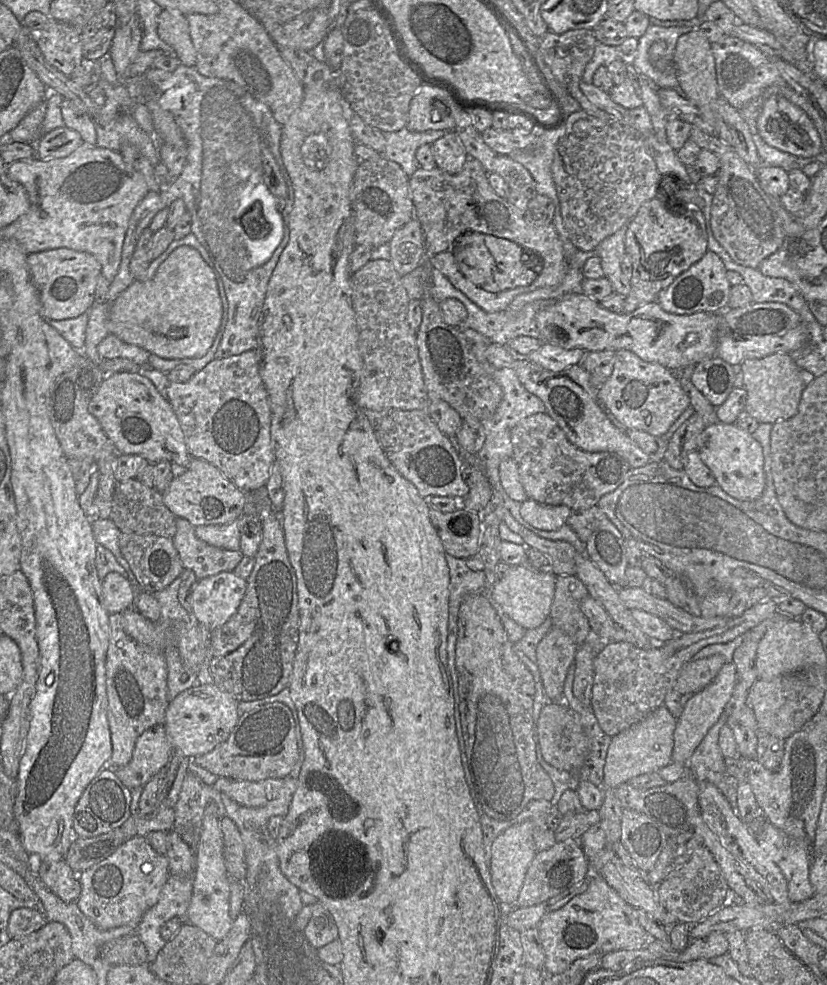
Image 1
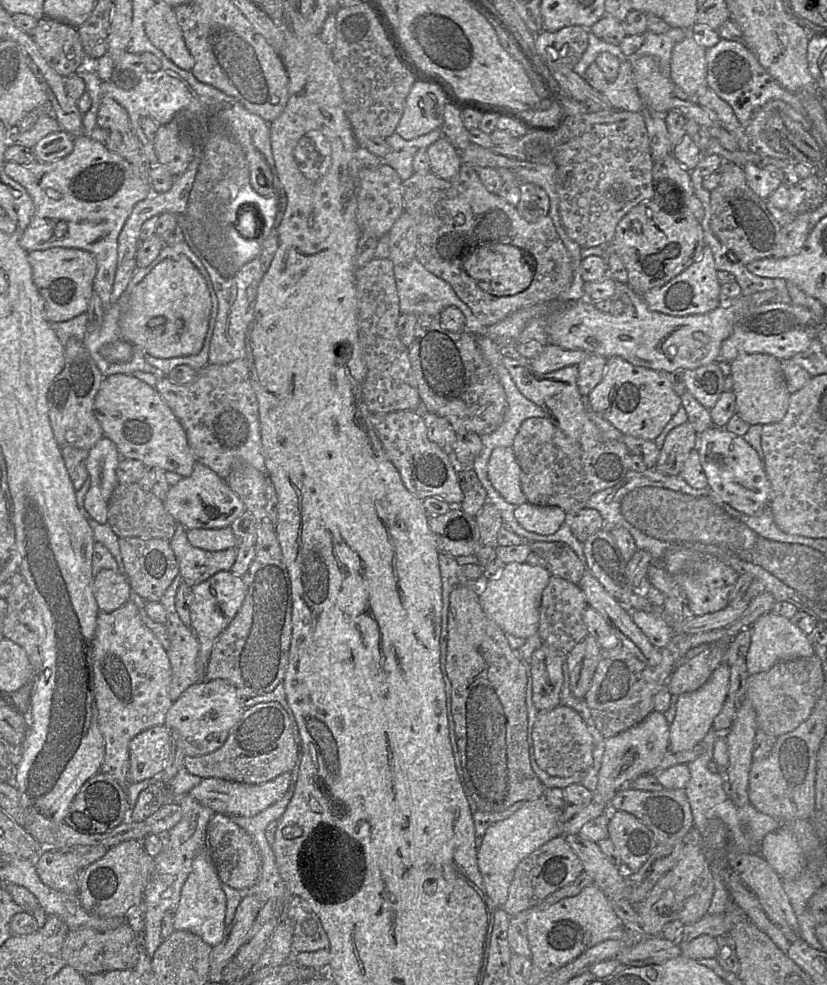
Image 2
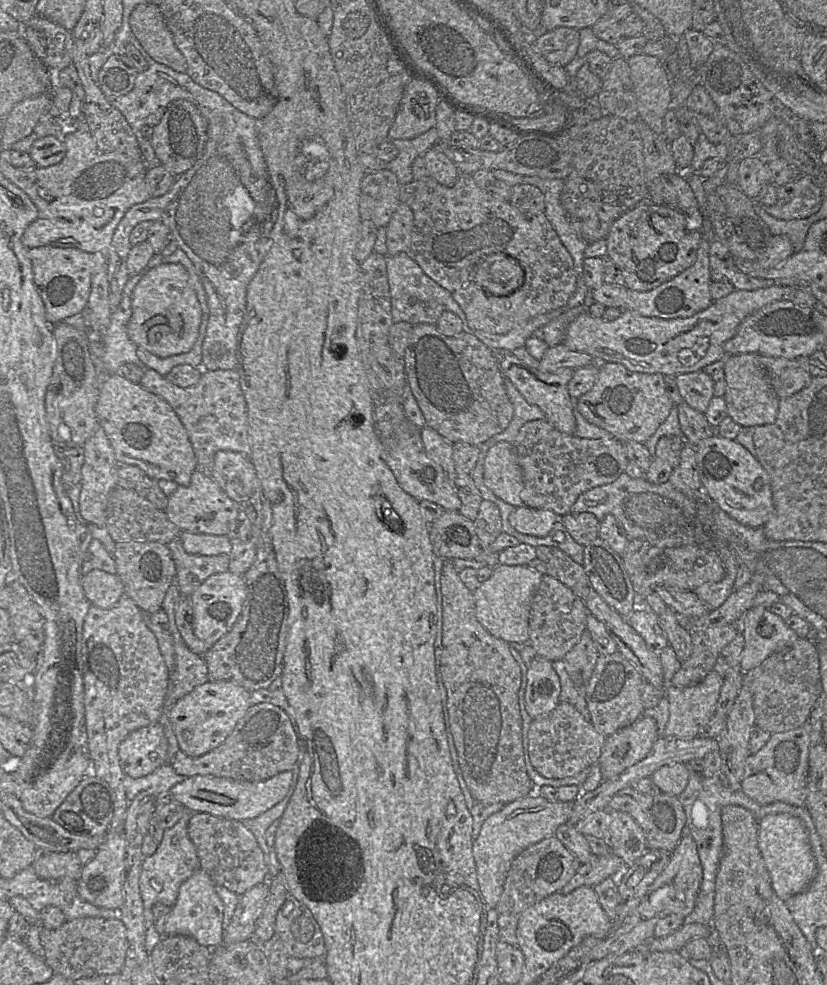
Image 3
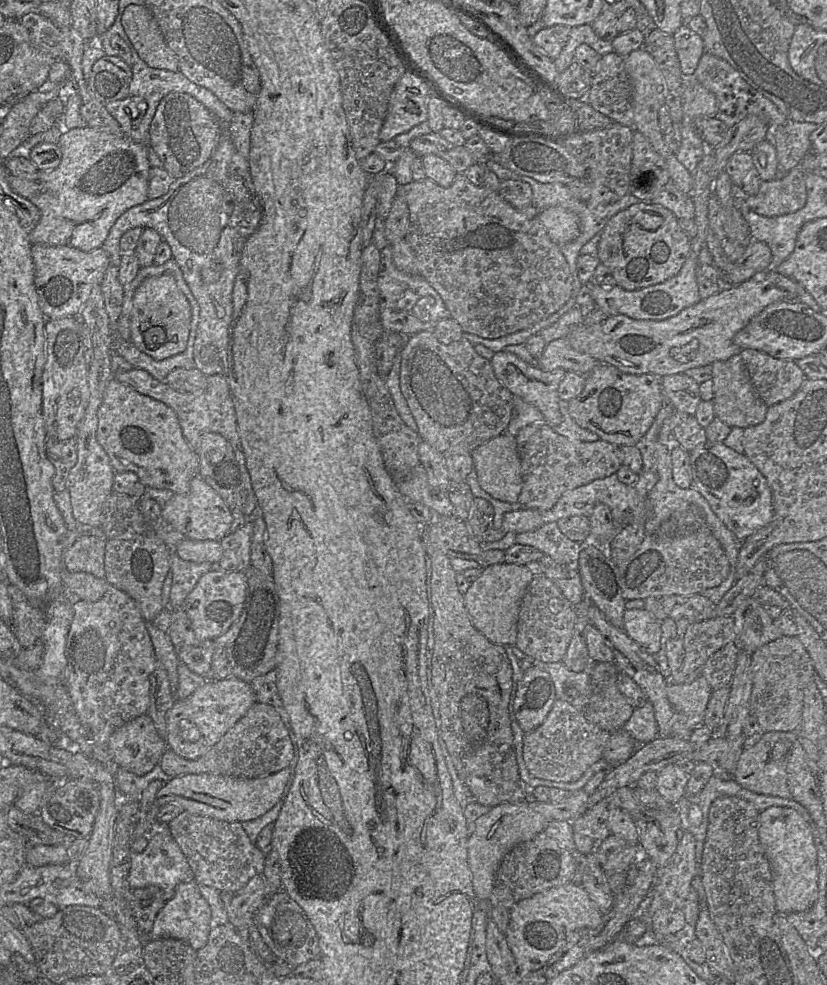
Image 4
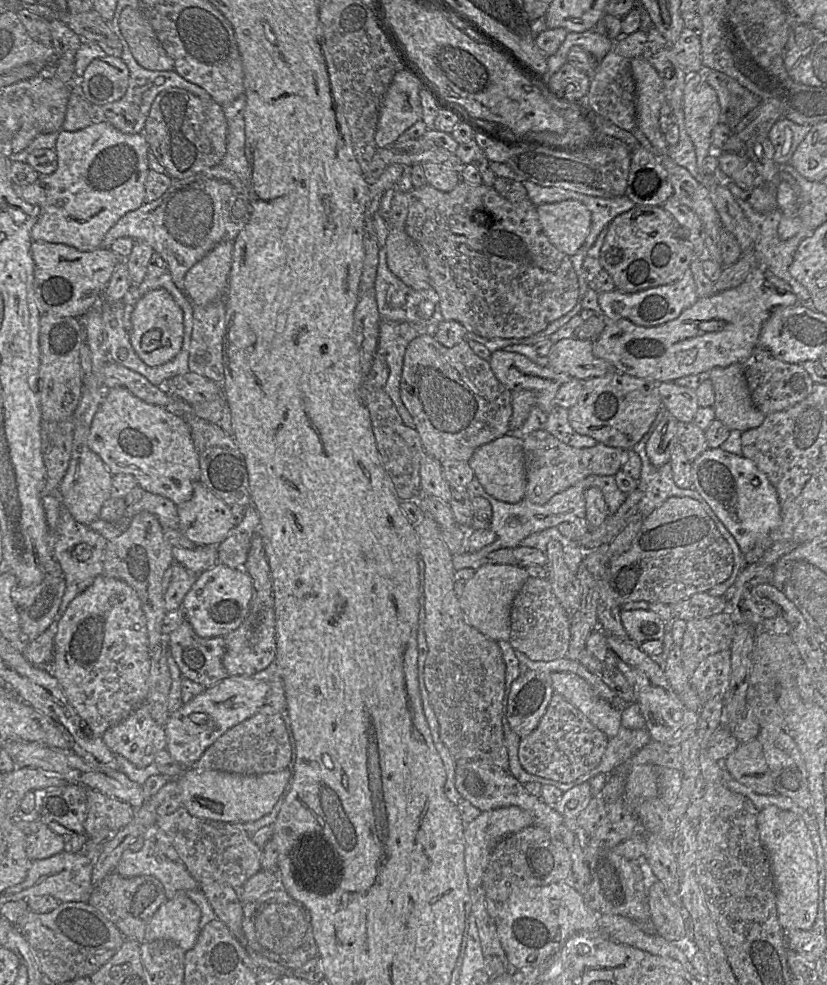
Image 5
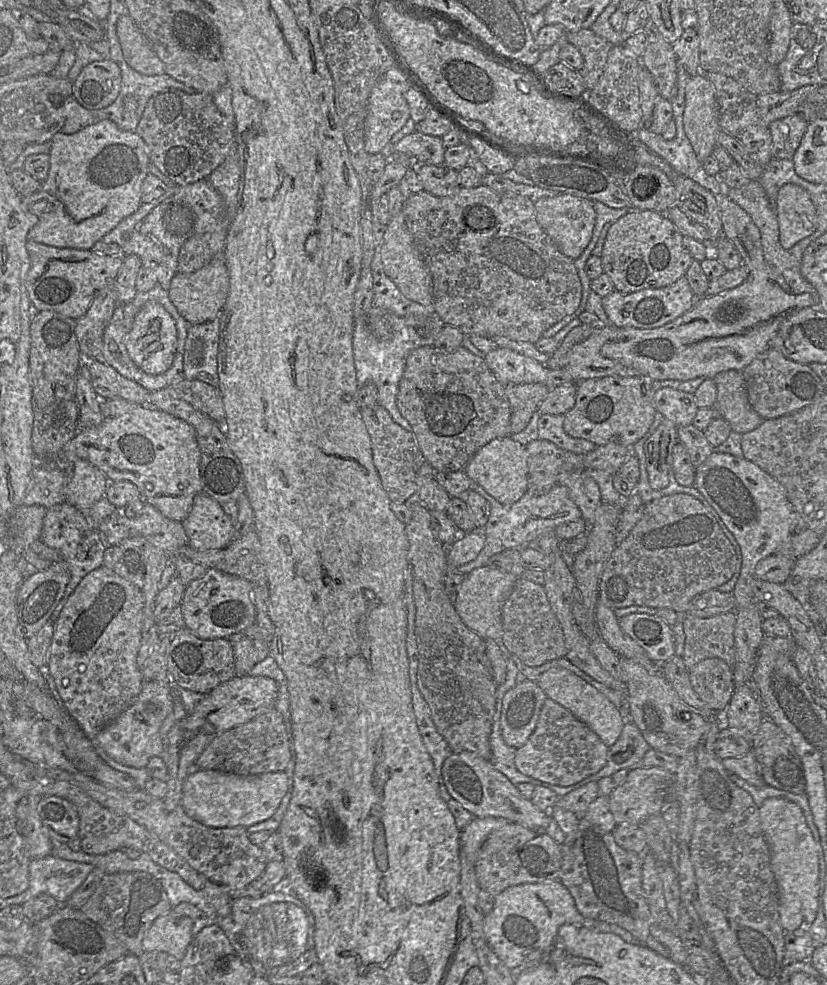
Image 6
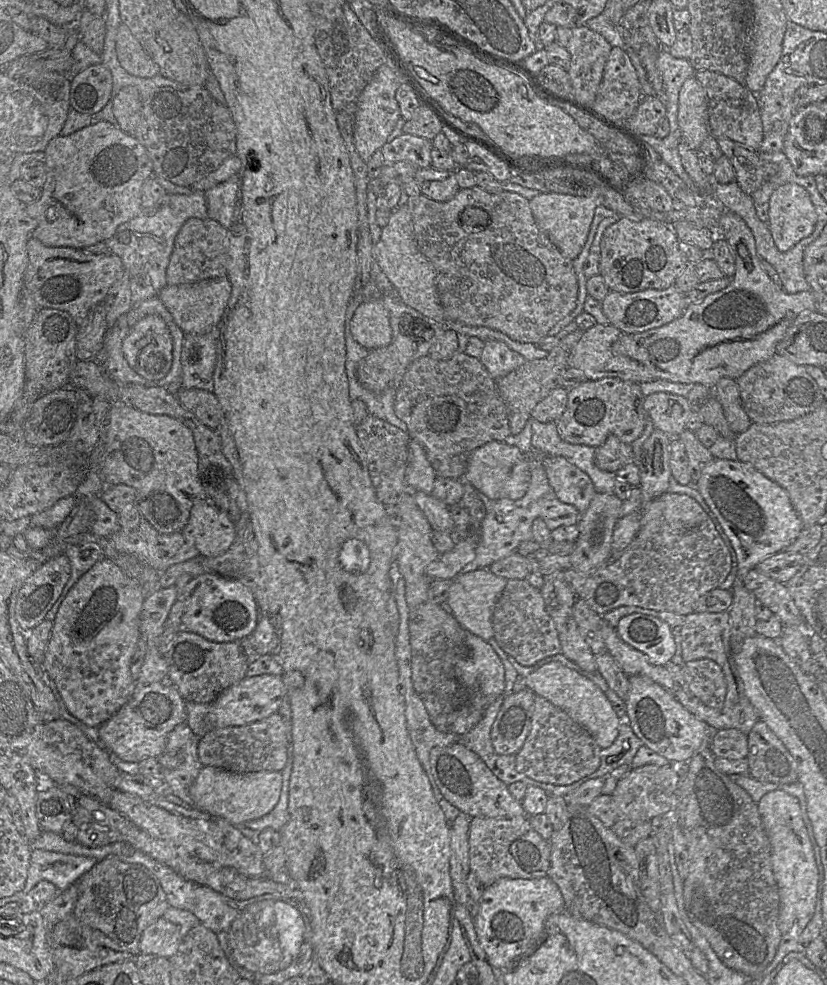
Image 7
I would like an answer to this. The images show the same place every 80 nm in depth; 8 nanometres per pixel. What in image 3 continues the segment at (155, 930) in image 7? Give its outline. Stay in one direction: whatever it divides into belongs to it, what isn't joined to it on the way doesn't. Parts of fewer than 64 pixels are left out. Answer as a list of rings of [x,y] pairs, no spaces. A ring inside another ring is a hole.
[[[198,869],[184,881],[180,888],[175,904],[166,919],[164,936],[185,935],[194,938],[200,945],[214,949],[222,944],[224,906],[215,891],[215,885],[210,876]]]

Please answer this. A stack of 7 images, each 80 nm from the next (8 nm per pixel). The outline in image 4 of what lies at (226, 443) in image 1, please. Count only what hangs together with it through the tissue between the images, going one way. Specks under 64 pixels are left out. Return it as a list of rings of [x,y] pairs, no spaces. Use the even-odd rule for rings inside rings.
[[[133,368],[126,371],[116,371],[113,378],[131,386],[139,393],[163,402],[176,413],[183,435],[192,448],[197,448],[200,436],[205,432],[216,432],[225,437],[233,445],[240,447],[240,436],[232,394],[227,377],[221,374],[207,376],[207,387],[203,392],[180,392],[165,381],[155,379],[143,369]]]

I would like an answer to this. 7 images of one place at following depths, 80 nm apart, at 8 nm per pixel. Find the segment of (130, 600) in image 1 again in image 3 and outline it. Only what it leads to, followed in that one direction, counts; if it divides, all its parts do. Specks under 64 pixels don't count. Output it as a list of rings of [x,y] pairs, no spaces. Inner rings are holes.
[[[93,570],[82,575],[81,585],[91,605],[102,609],[114,606],[124,594],[119,577],[102,570]]]

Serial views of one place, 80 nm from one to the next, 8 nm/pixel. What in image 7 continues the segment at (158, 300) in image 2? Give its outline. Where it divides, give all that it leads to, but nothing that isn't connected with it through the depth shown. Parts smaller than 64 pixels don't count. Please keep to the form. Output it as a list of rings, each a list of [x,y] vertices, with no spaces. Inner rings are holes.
[[[157,315],[140,319],[122,344],[129,366],[150,383],[162,380],[173,362],[173,341],[165,321]]]

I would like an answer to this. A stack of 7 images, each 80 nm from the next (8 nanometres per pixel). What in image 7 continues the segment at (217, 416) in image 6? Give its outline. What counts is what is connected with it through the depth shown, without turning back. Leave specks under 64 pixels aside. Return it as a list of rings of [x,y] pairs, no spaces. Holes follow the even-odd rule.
[[[180,388],[177,397],[182,406],[192,412],[201,423],[213,430],[219,429],[222,423],[222,408],[213,392]]]

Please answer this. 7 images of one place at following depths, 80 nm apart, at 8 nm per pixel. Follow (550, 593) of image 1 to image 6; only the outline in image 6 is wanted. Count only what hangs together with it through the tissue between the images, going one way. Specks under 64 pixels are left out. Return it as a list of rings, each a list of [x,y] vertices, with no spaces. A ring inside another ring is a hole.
[[[488,566],[477,568],[466,574],[454,601],[455,609],[464,624],[484,640],[502,639],[502,608],[518,578],[511,573]]]

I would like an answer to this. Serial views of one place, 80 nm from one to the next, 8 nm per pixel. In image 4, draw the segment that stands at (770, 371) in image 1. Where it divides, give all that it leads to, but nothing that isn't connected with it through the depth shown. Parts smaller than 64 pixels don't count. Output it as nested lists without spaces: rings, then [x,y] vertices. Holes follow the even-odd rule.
[[[740,354],[712,363],[713,405],[717,418],[730,427],[747,428],[765,420],[768,406],[759,397],[752,384],[747,367]]]

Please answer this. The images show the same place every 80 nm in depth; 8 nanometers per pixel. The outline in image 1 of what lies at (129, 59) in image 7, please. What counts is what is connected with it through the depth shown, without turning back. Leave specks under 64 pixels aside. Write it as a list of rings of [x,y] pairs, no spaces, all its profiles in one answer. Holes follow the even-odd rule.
[[[163,9],[158,17],[157,34],[174,50],[182,65],[195,66],[196,51],[185,15],[172,9]]]

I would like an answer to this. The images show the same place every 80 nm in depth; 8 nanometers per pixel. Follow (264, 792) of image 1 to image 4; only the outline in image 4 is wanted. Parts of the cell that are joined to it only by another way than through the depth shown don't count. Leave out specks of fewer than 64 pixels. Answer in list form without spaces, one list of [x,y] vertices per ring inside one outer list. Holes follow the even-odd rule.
[[[289,767],[268,776],[254,779],[234,778],[210,773],[187,774],[172,778],[157,793],[147,812],[142,813],[140,810],[140,820],[134,829],[133,841],[143,836],[149,836],[150,828],[158,822],[159,810],[167,803],[177,803],[191,814],[227,822],[255,820],[267,813],[281,799],[290,775],[291,769]]]

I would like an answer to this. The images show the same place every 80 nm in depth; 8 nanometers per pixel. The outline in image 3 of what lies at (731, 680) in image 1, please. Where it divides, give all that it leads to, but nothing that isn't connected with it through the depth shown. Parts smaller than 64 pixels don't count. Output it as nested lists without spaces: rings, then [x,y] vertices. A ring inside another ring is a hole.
[[[711,671],[697,685],[665,689],[669,703],[669,720],[664,736],[692,740],[715,715],[716,704],[724,678]]]

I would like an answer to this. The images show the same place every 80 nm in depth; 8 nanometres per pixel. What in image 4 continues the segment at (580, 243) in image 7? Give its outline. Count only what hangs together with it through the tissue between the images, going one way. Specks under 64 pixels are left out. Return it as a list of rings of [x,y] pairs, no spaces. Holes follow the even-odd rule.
[[[562,206],[540,210],[539,218],[550,239],[559,246],[575,240],[580,234],[579,216]]]

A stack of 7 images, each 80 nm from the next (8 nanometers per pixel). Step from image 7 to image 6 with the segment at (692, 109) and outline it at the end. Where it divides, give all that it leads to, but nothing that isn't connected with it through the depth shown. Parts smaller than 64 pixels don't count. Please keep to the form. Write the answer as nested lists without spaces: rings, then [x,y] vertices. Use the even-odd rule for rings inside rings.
[[[701,73],[691,77],[685,86],[683,126],[697,159],[703,166],[704,160],[712,155],[713,149],[717,145],[717,135],[720,131],[720,126],[719,107],[715,96],[715,89]]]

